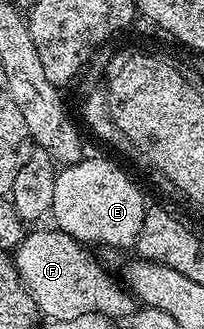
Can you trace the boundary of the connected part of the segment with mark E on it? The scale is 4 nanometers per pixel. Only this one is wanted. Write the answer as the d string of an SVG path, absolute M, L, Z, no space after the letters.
M84 157L78 163L66 164L56 174L49 215L55 218L58 230L78 243L131 249L141 233L141 221L145 221L148 206L142 189L113 160Z

